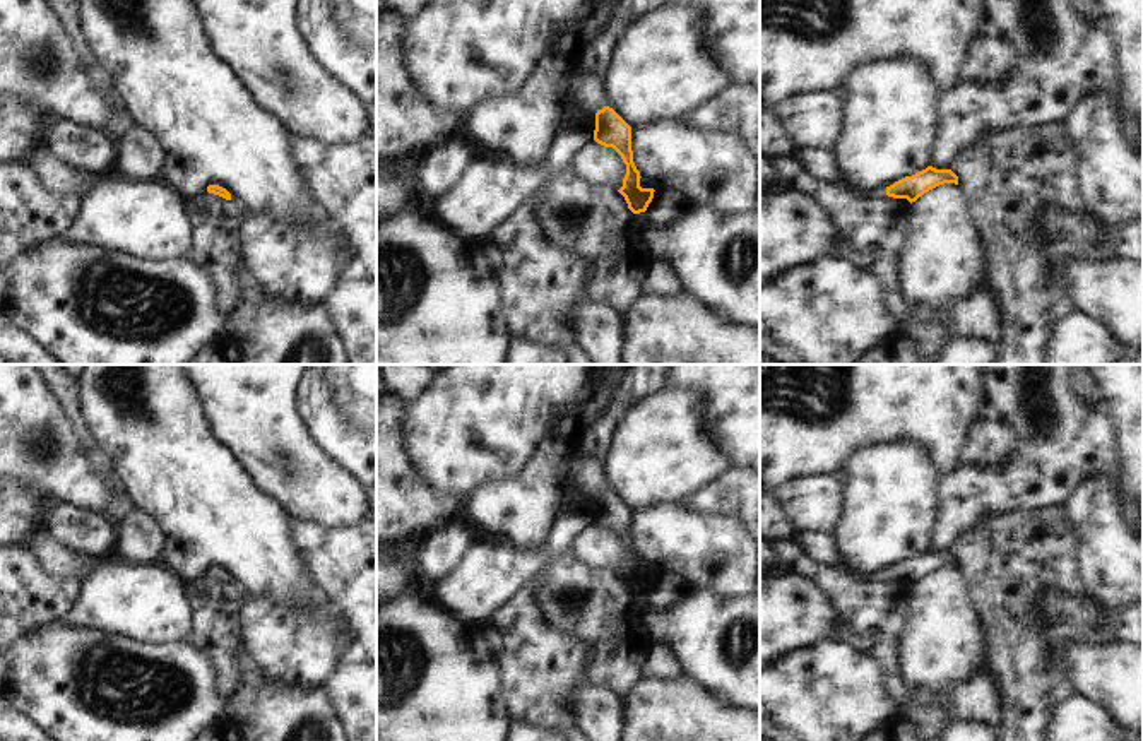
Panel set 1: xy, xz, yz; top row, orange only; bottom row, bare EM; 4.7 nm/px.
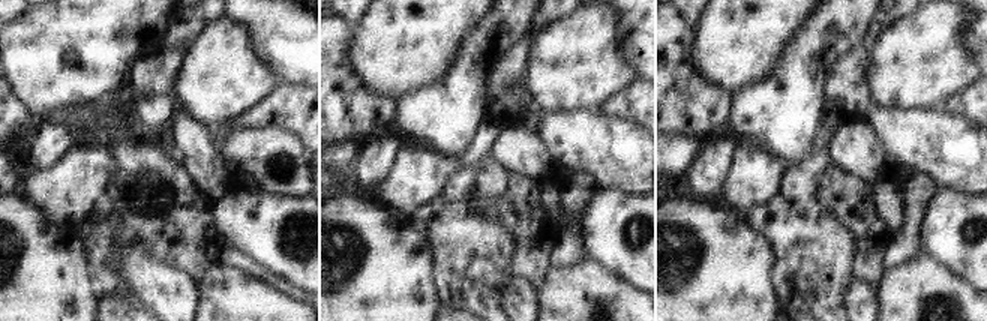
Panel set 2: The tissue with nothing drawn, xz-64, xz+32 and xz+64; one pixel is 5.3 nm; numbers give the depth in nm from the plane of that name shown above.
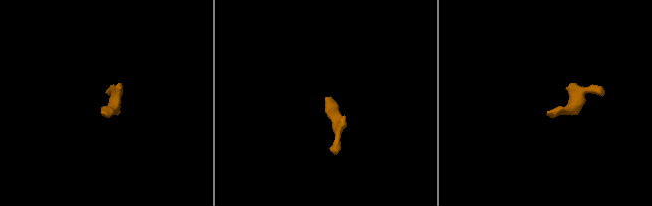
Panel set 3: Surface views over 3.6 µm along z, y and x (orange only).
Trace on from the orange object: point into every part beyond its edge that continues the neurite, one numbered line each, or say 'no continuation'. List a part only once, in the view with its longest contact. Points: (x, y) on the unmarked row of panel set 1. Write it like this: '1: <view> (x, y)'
1: xz (582, 471)

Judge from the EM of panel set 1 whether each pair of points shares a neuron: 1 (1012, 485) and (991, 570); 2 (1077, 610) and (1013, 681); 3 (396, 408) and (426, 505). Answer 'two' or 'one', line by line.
1: two
2: two
3: one

